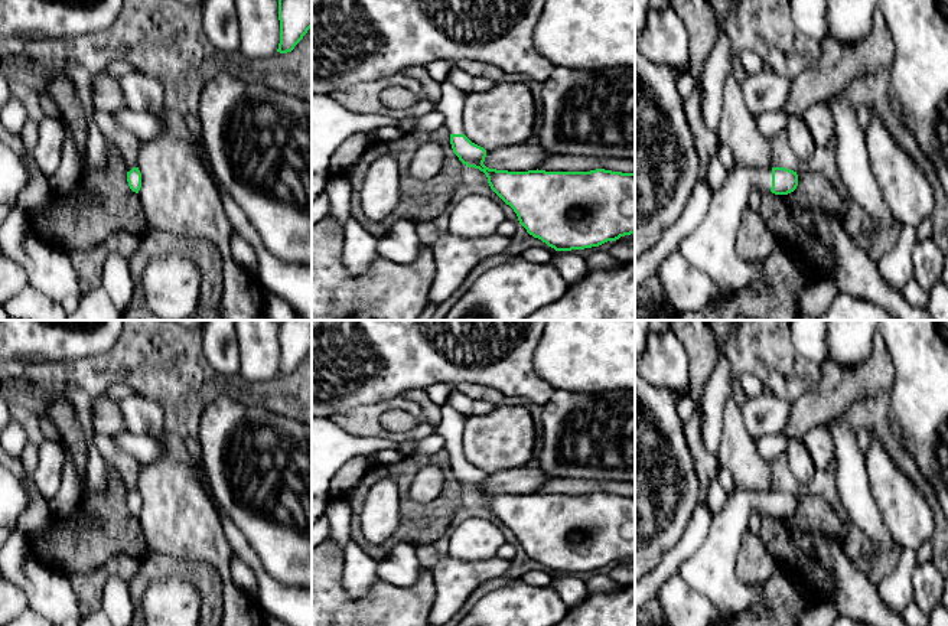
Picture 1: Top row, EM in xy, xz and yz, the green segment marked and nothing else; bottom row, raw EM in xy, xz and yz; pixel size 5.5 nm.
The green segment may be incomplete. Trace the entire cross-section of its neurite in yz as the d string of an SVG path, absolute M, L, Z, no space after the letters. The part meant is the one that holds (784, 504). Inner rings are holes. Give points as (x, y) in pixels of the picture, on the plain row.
M739 490L727 493L726 506L714 515L707 537L700 548L678 567L680 577L697 593L707 597L719 609L729 614L753 612L760 614L765 609L765 583L743 583L736 573L736 560L742 537L747 531L747 522L753 512L771 513L775 518L788 518L798 509L798 498L785 490Z

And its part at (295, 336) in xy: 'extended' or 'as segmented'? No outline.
as segmented

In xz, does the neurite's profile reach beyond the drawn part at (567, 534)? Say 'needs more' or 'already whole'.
needs more

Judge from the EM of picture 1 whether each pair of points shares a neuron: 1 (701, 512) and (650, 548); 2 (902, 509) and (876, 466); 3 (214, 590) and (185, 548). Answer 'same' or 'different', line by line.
1: different
2: same
3: different

